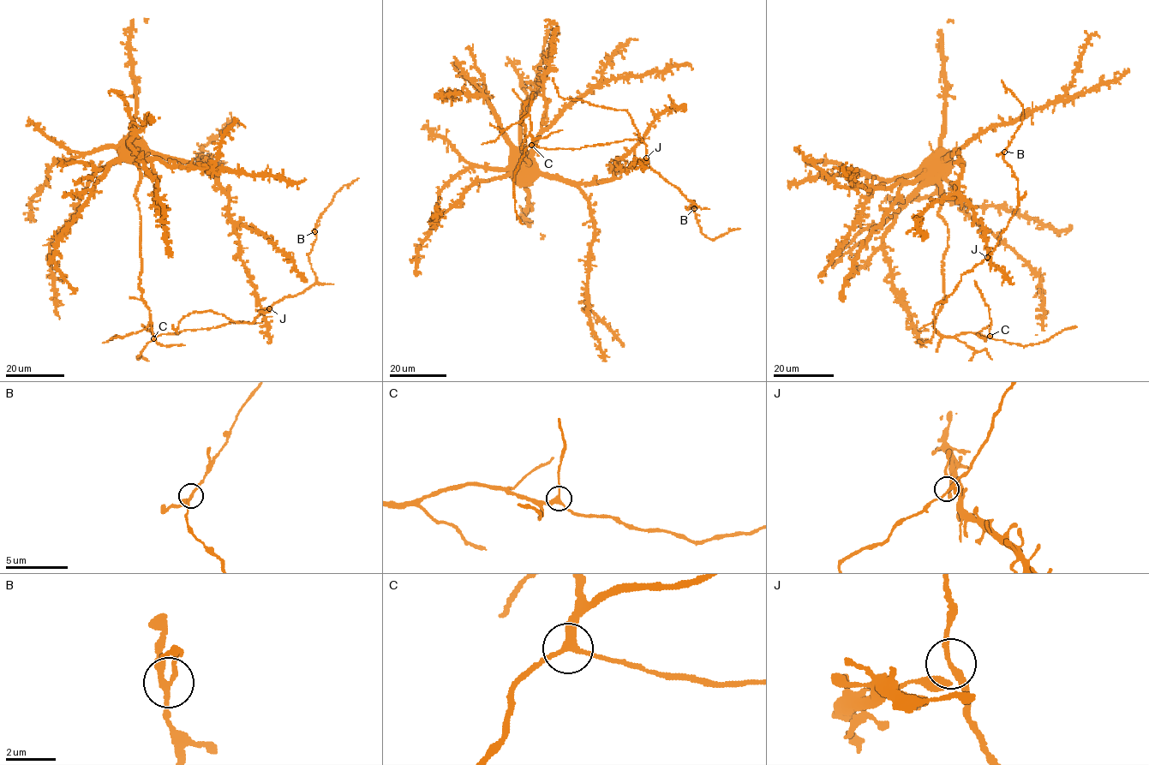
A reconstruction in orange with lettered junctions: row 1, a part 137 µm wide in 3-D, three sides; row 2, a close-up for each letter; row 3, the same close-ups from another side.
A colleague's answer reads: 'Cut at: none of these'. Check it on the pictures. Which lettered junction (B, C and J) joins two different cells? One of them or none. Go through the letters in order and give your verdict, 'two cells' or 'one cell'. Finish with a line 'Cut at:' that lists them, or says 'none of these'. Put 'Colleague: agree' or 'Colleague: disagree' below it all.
B: one cell
C: one cell
J: one cell
Cut at: none of these
Colleague: agree

